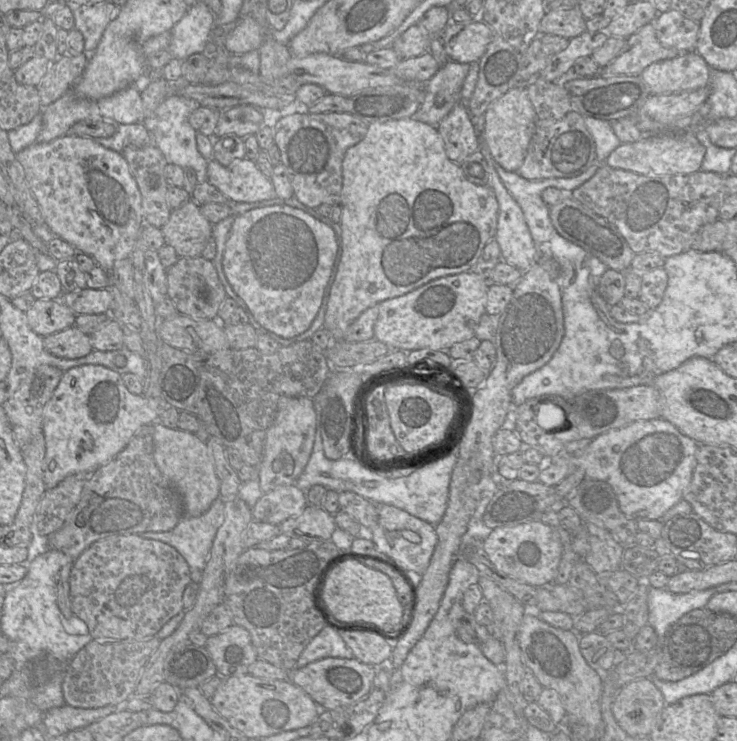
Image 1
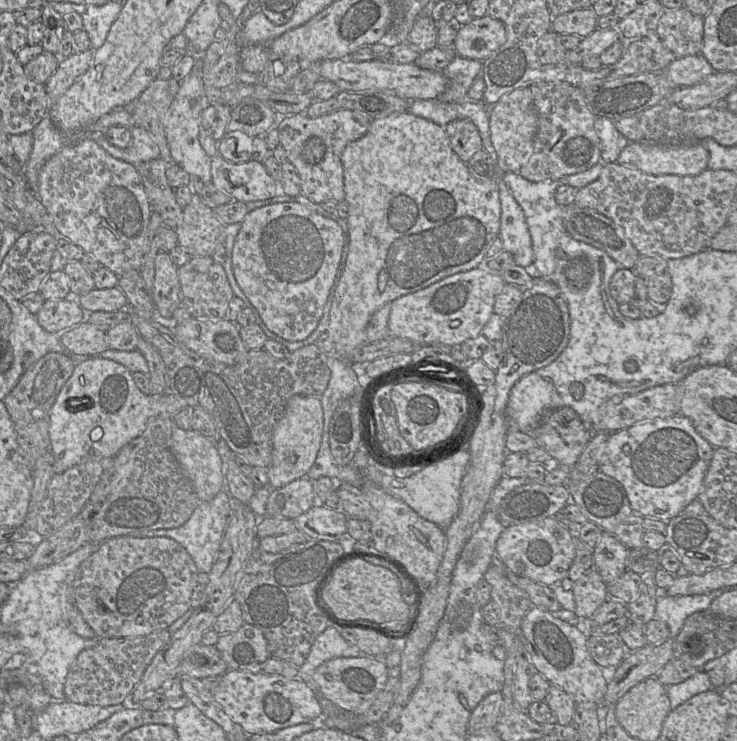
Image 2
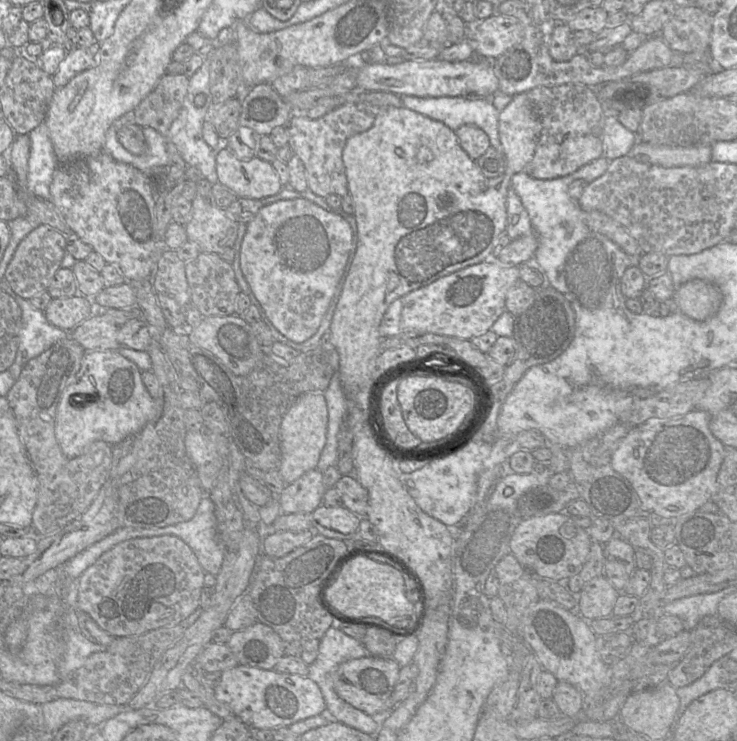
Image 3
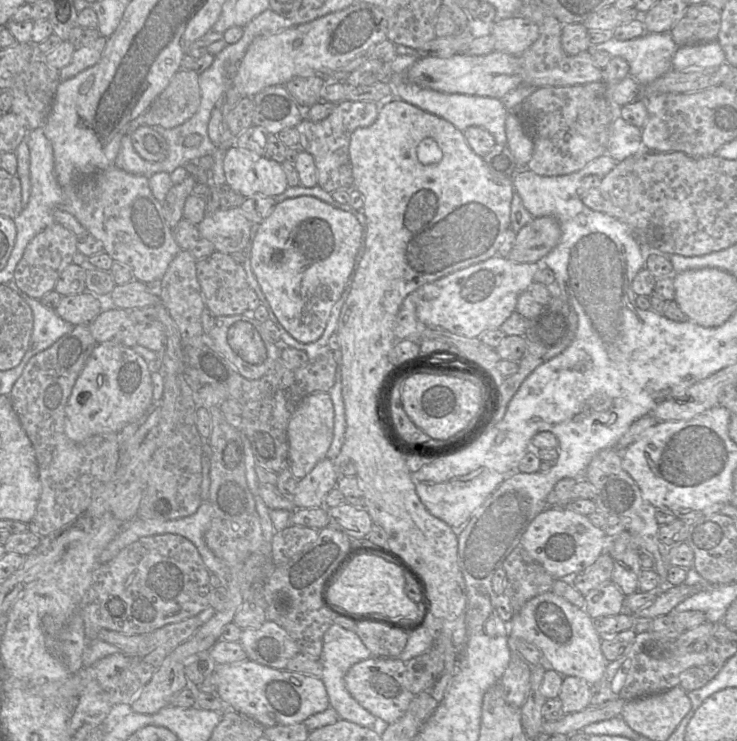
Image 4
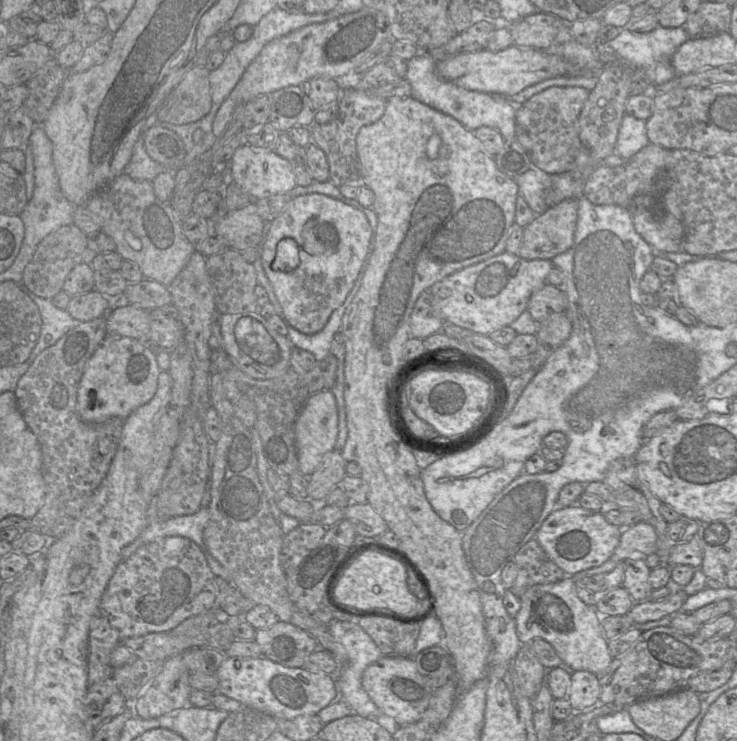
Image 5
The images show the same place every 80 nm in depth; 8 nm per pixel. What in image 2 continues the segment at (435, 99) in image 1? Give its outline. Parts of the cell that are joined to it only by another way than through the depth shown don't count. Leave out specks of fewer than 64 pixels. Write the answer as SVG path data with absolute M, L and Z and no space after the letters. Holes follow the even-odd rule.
M457 56L442 71L448 86L436 99L449 103L465 102L467 91L481 70L482 61Z

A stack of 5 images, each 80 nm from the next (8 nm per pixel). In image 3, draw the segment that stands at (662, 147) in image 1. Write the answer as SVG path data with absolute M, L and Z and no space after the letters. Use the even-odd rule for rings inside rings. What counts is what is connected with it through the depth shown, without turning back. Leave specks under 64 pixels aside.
M638 141L626 156L664 168L698 167L711 161L712 149L709 145L662 146Z

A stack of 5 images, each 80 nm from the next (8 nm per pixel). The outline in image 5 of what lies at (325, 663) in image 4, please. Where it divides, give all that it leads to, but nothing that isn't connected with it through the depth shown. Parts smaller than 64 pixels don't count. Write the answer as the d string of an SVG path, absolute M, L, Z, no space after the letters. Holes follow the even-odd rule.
M332 619L328 629L334 641L339 643L345 651L345 663L342 669L337 668L336 685L339 691L339 699L345 702L353 713L365 718L376 720L383 714L369 698L362 687L362 675L365 669L381 657L382 653L370 638L370 636L357 624L349 621Z

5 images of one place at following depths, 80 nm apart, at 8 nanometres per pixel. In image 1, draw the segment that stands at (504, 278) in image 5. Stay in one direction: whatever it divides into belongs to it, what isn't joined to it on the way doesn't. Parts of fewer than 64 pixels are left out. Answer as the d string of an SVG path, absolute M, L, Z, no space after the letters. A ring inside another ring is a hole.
M473 273L445 276L433 280L405 295L379 303L374 338L391 349L410 352L429 348L449 351L456 343L475 336L476 326L486 313L490 283Z

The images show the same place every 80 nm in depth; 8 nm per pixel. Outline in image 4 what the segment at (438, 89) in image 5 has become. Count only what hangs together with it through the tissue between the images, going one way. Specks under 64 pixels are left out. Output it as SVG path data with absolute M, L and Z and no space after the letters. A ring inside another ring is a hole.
M401 55L397 56L391 62L393 75L389 83L394 86L395 98L399 98L421 110L450 122L462 132L471 126L482 127L492 134L496 144L508 144L505 122L510 111L505 108L501 99L457 93L443 93L412 84L407 81L405 74L418 59L419 57L413 55Z

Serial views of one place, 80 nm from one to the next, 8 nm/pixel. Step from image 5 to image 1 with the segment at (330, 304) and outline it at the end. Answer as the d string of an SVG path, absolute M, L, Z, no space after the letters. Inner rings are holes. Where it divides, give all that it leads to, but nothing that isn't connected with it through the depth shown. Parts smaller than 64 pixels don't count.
M278 204L252 209L241 215L235 216L228 239L226 241L222 266L228 282L246 304L246 308L243 309L248 315L249 320L254 319L265 329L271 331L279 337L288 339L296 337L307 331L316 318L322 304L325 288L328 284L337 258L337 253L338 243L336 234L331 226L324 224L298 208Z

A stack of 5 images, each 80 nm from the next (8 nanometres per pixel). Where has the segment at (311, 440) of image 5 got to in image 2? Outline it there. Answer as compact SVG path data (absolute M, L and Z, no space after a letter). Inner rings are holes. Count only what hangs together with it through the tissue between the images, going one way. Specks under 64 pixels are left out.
M294 395L287 401L285 412L273 431L272 459L267 467L271 490L306 477L319 452L323 429L324 413L319 397Z

